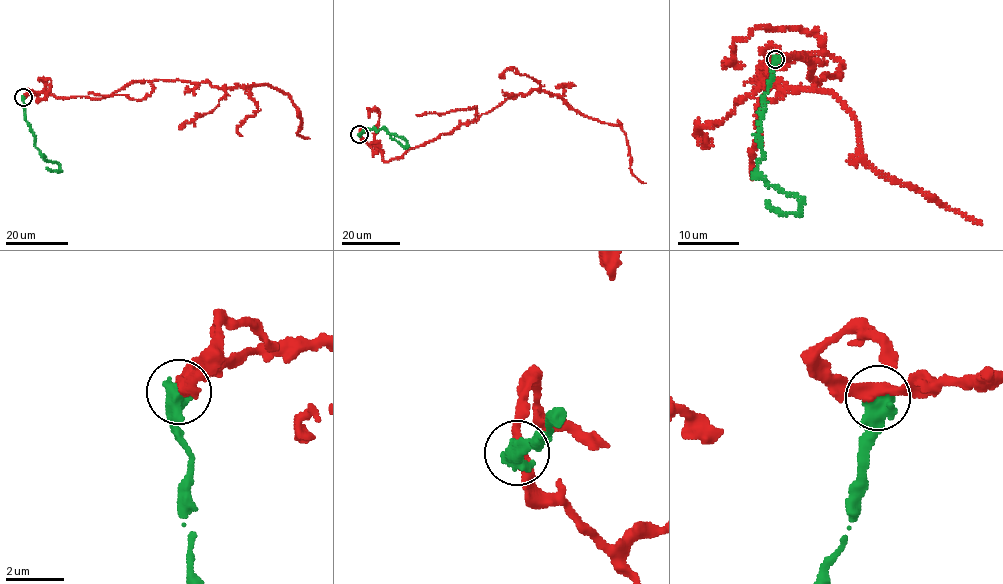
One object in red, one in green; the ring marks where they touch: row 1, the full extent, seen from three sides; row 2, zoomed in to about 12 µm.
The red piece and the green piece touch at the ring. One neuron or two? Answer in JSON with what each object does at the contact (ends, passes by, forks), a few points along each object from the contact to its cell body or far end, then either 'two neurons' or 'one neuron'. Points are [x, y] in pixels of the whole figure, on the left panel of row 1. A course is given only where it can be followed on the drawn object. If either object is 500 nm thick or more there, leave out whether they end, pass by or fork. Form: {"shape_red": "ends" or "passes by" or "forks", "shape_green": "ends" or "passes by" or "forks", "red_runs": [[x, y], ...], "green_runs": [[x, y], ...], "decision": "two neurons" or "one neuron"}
{"red_runs": [[23, 97], [43, 89], [101, 98], [158, 80], [267, 84], [288, 96], [302, 118], [297, 132], [309, 139]], "green_runs": [[23, 97], [24, 119], [34, 136], [35, 145], [46, 160], [59, 165], [60, 171], [47, 169]], "decision": "two neurons"}

